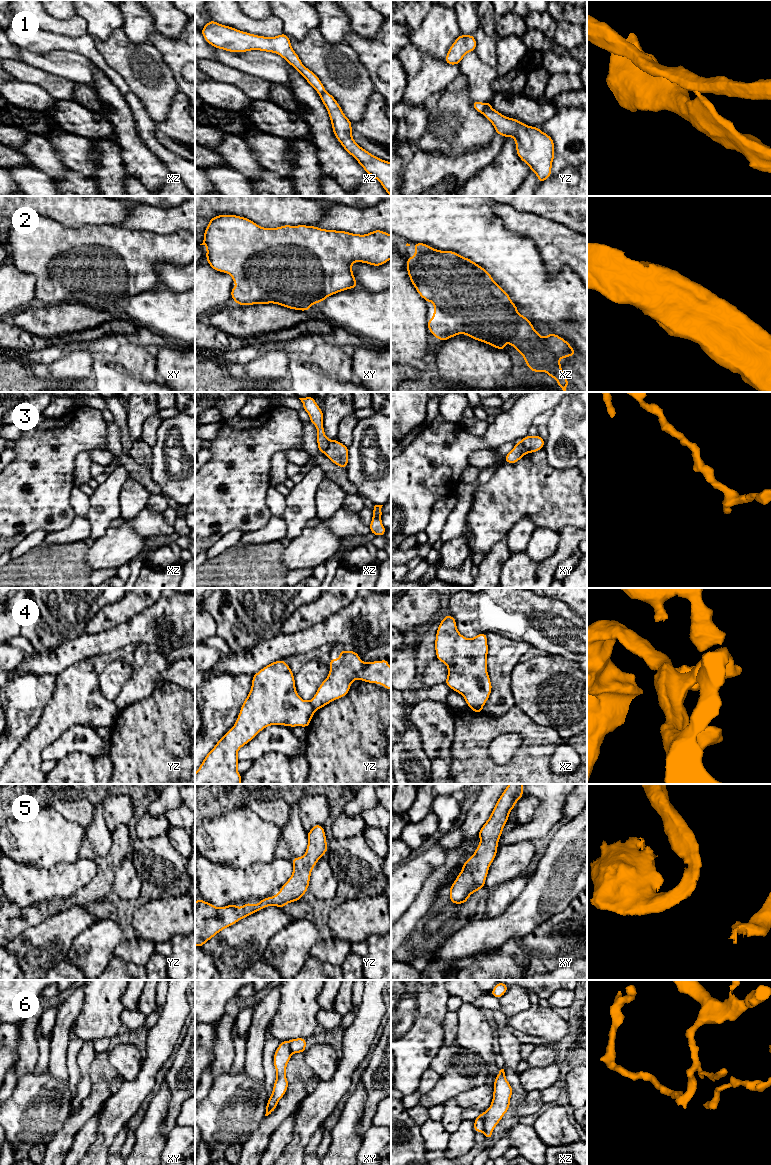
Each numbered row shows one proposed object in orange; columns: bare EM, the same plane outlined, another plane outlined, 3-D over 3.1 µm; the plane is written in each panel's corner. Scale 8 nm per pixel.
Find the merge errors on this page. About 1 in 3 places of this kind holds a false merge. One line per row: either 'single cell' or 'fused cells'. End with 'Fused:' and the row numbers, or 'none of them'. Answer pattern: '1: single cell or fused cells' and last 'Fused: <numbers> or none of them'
1: fused cells
2: single cell
3: fused cells
4: fused cells
5: single cell
6: fused cells
Fused: 1, 3, 4, 6

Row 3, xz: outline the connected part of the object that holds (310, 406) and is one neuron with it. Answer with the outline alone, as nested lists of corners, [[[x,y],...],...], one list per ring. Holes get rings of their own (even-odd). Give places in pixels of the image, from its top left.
[[[312,396],[299,398],[303,403],[303,409],[310,416],[310,423],[314,424],[317,428],[317,445],[320,453],[324,453],[329,446],[331,440],[328,439],[324,432],[323,420],[324,415],[320,407],[313,399]]]

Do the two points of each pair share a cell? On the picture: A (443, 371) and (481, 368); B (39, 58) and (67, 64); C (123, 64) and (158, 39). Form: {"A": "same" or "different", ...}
{"A": "same", "B": "same", "C": "different"}

